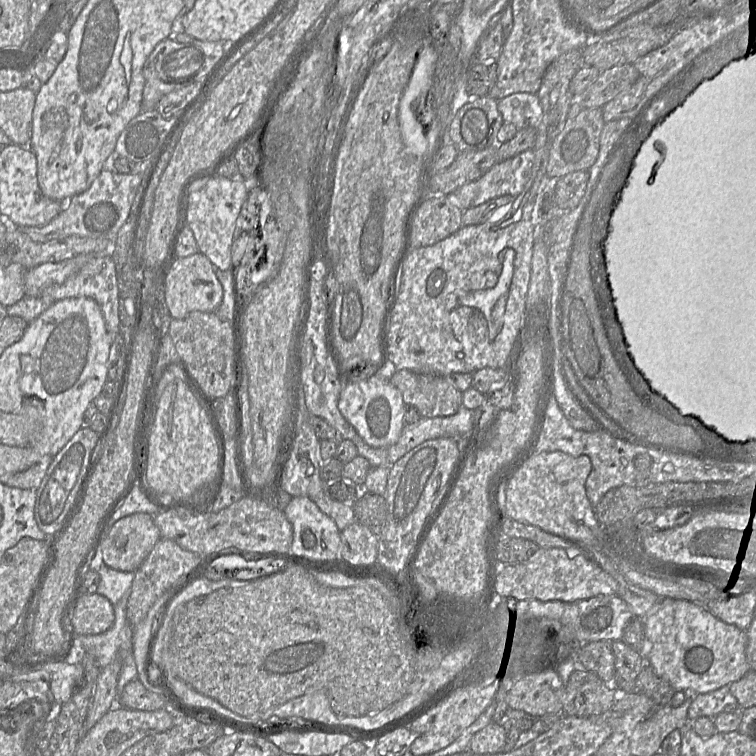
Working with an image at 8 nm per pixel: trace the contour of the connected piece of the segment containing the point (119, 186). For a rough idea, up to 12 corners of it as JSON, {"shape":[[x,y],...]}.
{"shape":[[157,158],[138,173],[106,165],[44,226],[19,227],[34,242],[69,236],[115,241],[134,218]]}

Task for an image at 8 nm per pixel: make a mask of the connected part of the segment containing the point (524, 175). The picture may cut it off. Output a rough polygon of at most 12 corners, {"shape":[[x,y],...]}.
{"shape":[[533,149],[498,161],[446,195],[465,211],[517,197],[531,177]]}

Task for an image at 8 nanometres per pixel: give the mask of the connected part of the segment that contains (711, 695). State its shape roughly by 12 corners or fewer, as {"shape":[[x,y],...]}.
{"shape":[[728,689],[697,694],[688,708],[690,720],[740,712]]}

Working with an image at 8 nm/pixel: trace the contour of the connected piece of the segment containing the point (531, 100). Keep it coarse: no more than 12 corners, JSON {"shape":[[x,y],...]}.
{"shape":[[536,93],[497,102],[504,122],[537,130],[543,109]]}

